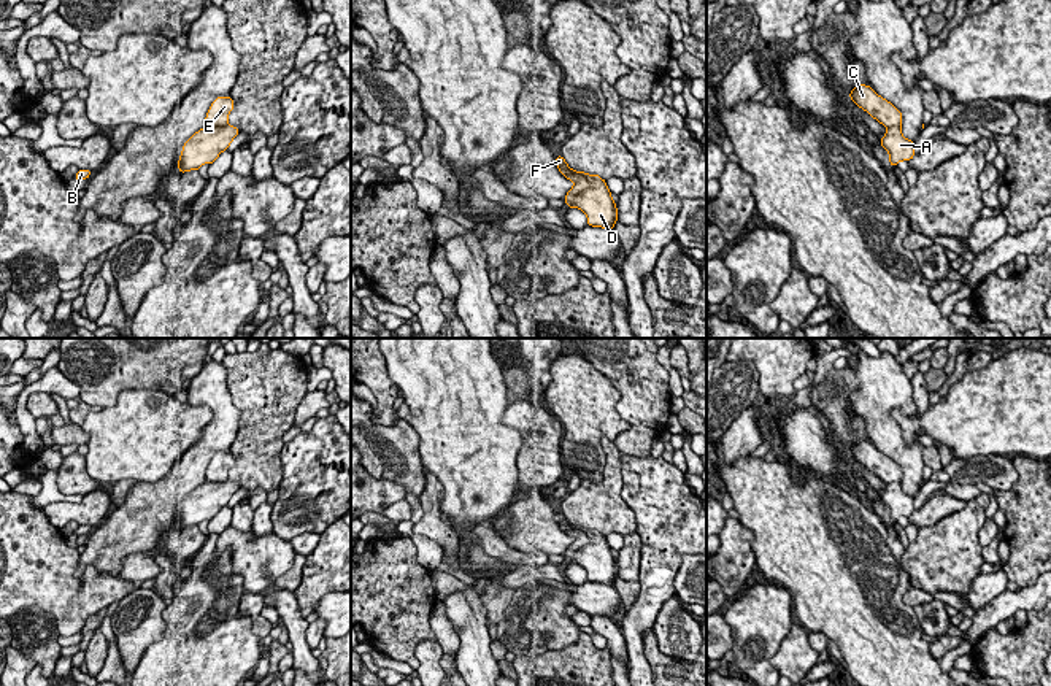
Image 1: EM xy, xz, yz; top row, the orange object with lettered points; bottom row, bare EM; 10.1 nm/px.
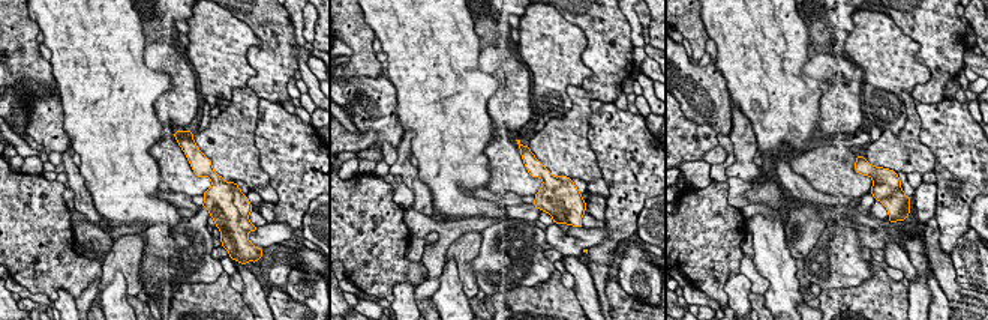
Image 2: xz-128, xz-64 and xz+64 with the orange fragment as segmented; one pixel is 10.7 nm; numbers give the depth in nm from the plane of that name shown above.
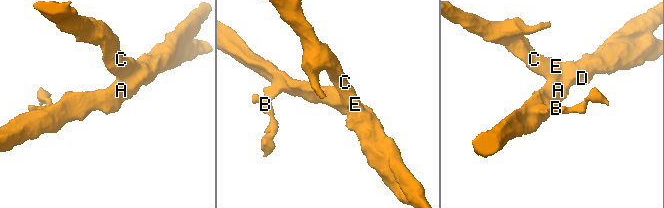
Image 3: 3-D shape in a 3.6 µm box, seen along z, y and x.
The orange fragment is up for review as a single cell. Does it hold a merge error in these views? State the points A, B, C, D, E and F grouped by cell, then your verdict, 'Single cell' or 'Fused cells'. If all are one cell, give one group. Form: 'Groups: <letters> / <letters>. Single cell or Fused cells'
Groups: A B D / C E F. Fused cells

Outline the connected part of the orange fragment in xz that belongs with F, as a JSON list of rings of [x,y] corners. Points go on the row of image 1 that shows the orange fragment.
[[[557,156],[557,157],[556,157],[556,165],[557,165],[559,168],[562,168],[562,170],[567,172],[567,173],[565,173],[565,178],[567,178],[567,179],[570,179],[570,181],[575,183],[575,186],[568,191],[568,194],[567,194],[565,198],[564,198],[565,203],[568,205],[568,208],[573,208],[573,206],[576,206],[576,205],[575,205],[575,197],[576,197],[579,192],[586,191],[586,189],[589,187],[589,183],[587,183],[586,176],[579,175],[578,172],[573,172],[573,170],[567,165],[567,162],[564,160],[562,156]]]

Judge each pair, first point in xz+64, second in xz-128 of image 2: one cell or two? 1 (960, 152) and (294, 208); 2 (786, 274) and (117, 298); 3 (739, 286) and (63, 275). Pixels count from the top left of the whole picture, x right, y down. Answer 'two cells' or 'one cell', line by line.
1: one cell
2: one cell
3: two cells

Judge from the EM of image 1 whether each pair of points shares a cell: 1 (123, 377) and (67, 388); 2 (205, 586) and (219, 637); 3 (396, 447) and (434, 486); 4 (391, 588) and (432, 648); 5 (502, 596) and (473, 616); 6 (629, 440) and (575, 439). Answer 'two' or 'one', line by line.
1: two
2: one
3: two
4: two
5: two
6: two

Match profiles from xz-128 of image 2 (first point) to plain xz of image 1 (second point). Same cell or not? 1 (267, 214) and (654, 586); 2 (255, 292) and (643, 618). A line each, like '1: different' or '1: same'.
1: different
2: different

